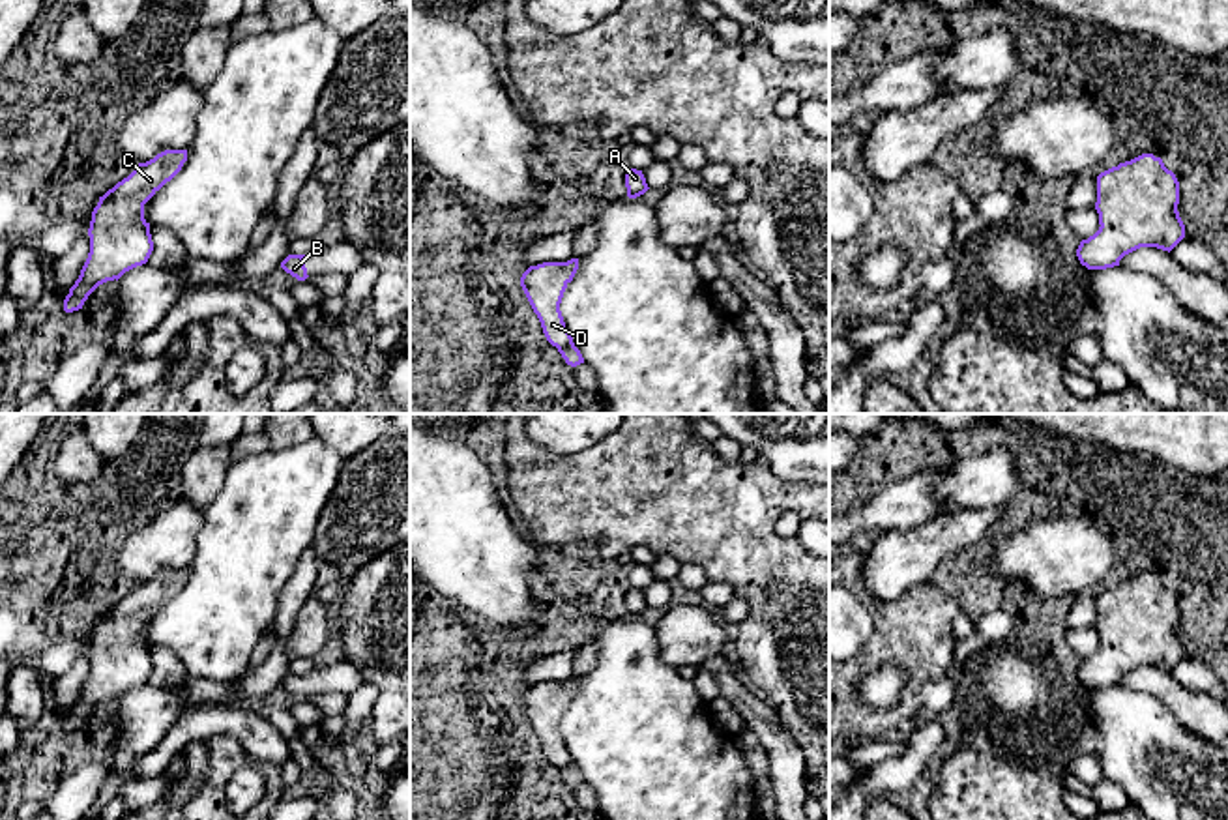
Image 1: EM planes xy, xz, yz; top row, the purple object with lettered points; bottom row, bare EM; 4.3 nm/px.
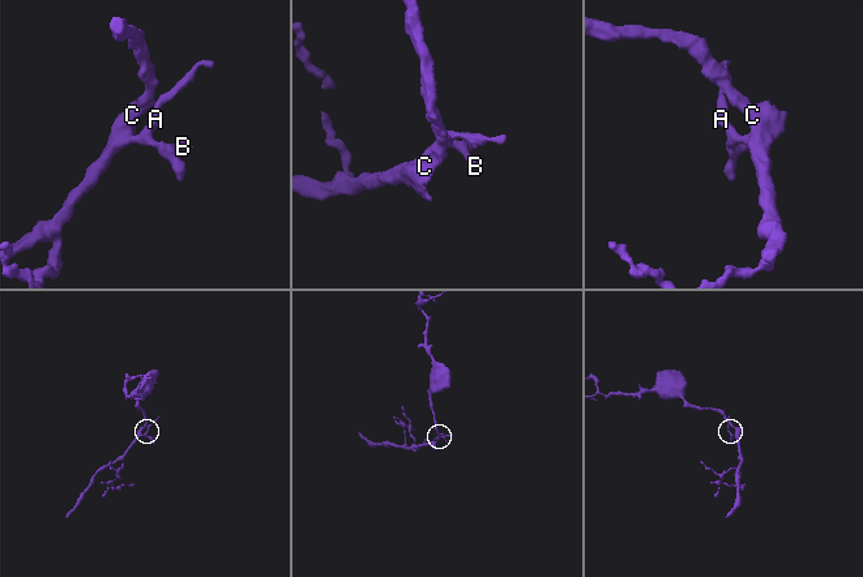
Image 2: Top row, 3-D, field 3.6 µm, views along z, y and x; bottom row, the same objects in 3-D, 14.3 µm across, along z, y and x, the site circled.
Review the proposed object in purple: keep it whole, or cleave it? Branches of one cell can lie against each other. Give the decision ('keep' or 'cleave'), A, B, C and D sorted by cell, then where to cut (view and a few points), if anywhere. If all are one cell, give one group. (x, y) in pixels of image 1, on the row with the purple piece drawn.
keep | A B C D | no cut

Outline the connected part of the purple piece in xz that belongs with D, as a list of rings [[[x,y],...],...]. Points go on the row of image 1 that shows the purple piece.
[[[571,258],[567,262],[530,266],[520,277],[520,286],[541,322],[547,341],[558,348],[571,367],[584,363],[584,358],[565,328],[560,303],[577,270],[578,258]]]

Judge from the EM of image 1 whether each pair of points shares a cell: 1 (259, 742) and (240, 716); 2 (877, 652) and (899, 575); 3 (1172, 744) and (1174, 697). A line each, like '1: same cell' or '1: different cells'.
1: same cell
2: different cells
3: different cells

